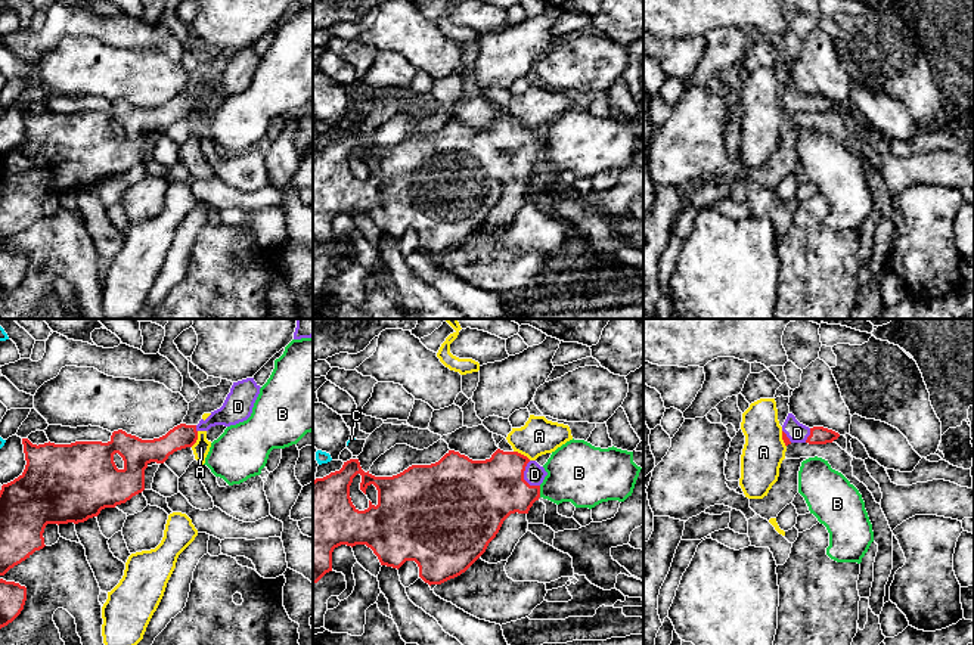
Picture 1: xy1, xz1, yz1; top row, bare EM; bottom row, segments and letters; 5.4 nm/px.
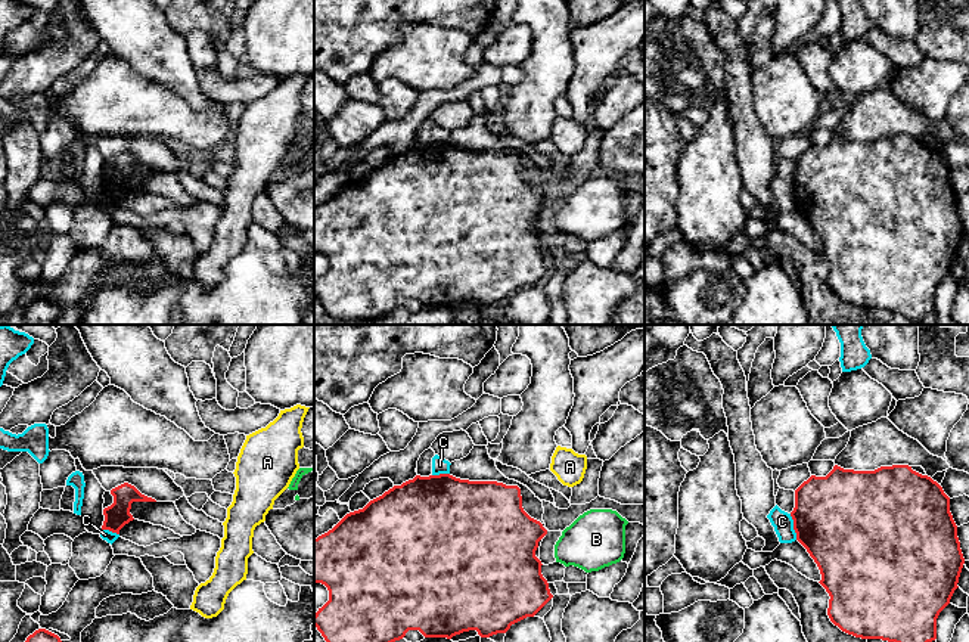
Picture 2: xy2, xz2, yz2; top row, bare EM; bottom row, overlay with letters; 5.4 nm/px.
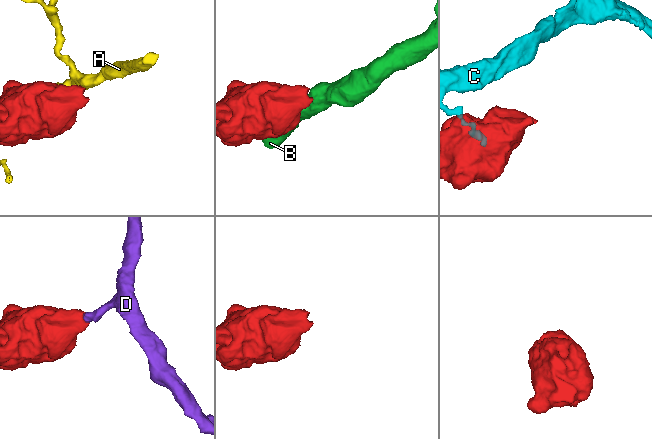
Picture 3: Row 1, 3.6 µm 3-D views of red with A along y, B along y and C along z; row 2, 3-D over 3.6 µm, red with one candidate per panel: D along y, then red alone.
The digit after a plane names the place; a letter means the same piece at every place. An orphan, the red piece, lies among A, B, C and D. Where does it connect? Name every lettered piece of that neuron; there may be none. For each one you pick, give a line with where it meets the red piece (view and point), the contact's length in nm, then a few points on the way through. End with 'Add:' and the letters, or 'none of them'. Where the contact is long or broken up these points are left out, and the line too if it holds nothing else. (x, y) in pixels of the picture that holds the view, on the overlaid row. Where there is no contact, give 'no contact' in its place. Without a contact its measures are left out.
D: contact xz1 (523, 477); length 160 nm; way xz1 (481, 495), (486, 490), (523, 477), (534, 474)
Add: D

